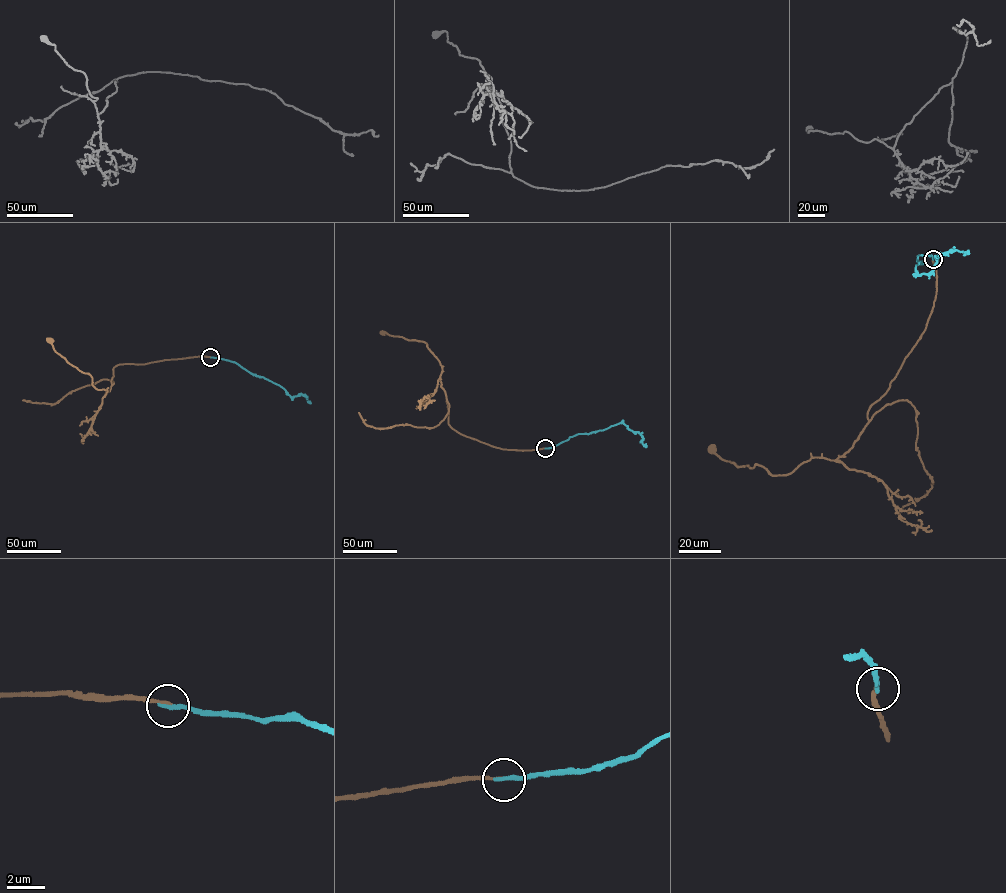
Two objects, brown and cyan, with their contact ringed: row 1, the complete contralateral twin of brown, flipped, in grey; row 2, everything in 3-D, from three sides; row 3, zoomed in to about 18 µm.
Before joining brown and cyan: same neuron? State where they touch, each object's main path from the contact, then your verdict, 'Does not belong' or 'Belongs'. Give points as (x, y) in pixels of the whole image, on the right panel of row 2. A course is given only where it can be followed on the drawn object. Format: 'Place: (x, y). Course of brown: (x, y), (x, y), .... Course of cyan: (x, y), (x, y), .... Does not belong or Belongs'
Place: (933, 259). Course of brown: (933, 259), (935, 299), (924, 331), (851, 448), (784, 475), (711, 450). Course of cyan: (933, 259), (917, 256), (922, 262), (915, 272), (930, 273), (936, 256), (949, 251), (967, 253). Belongs

